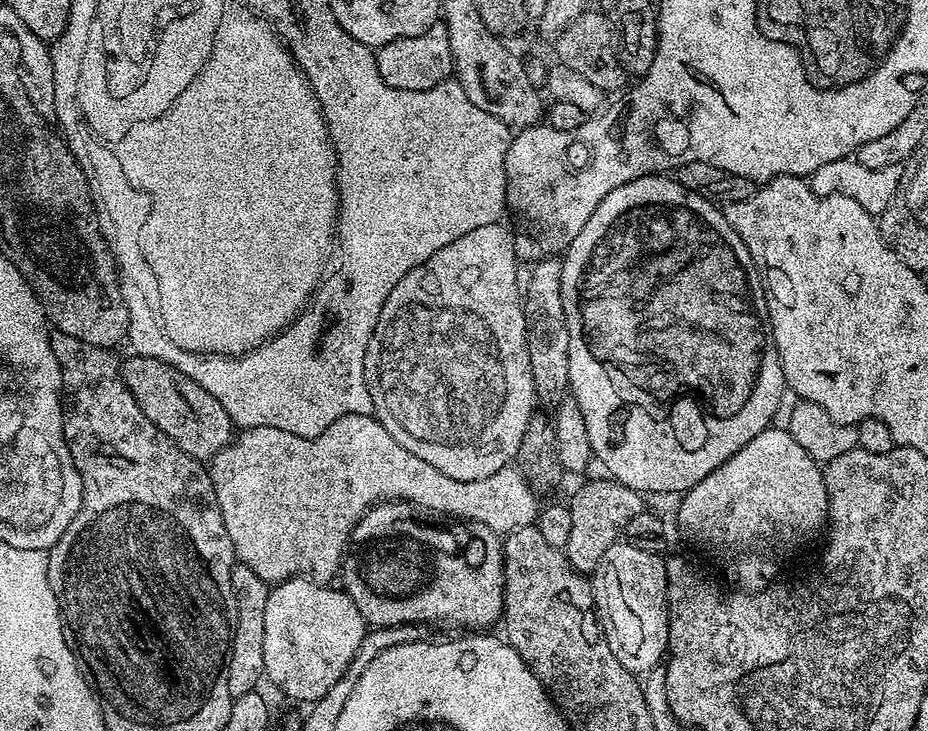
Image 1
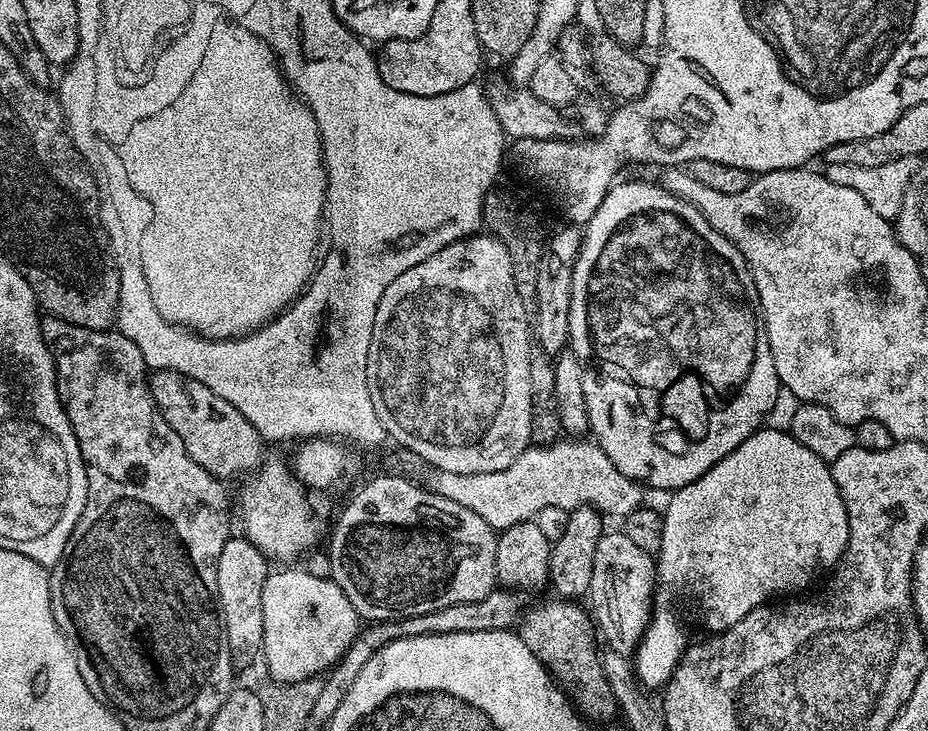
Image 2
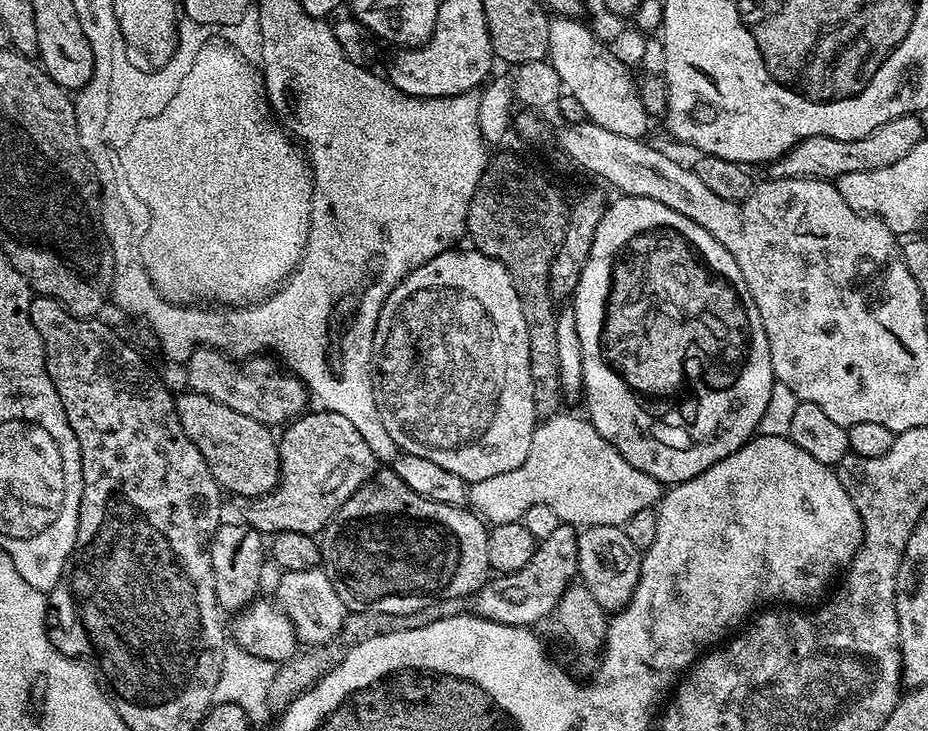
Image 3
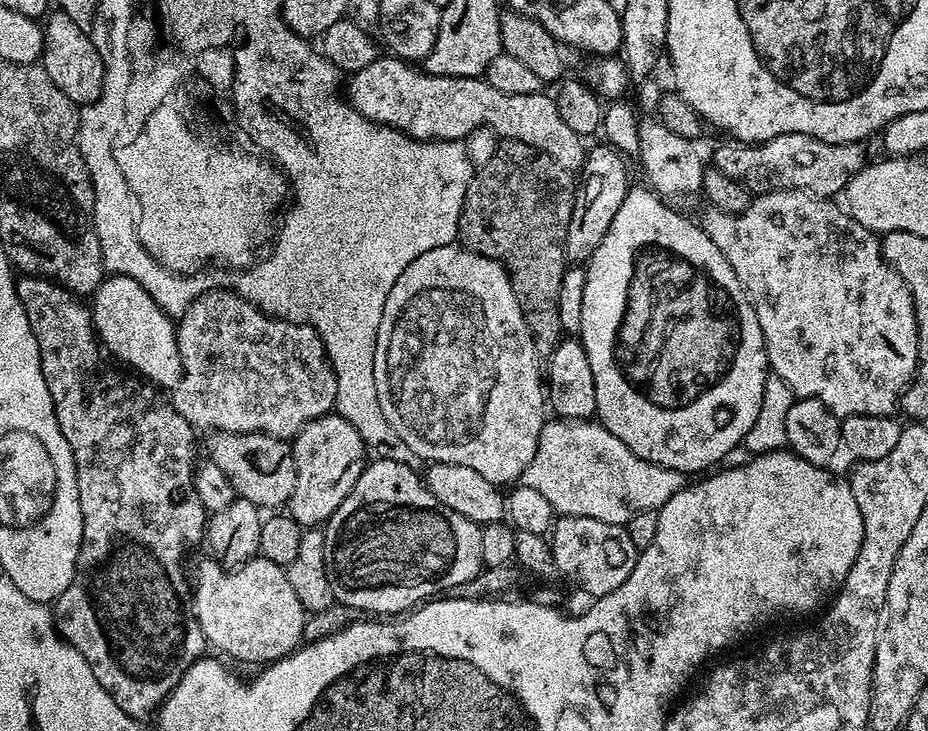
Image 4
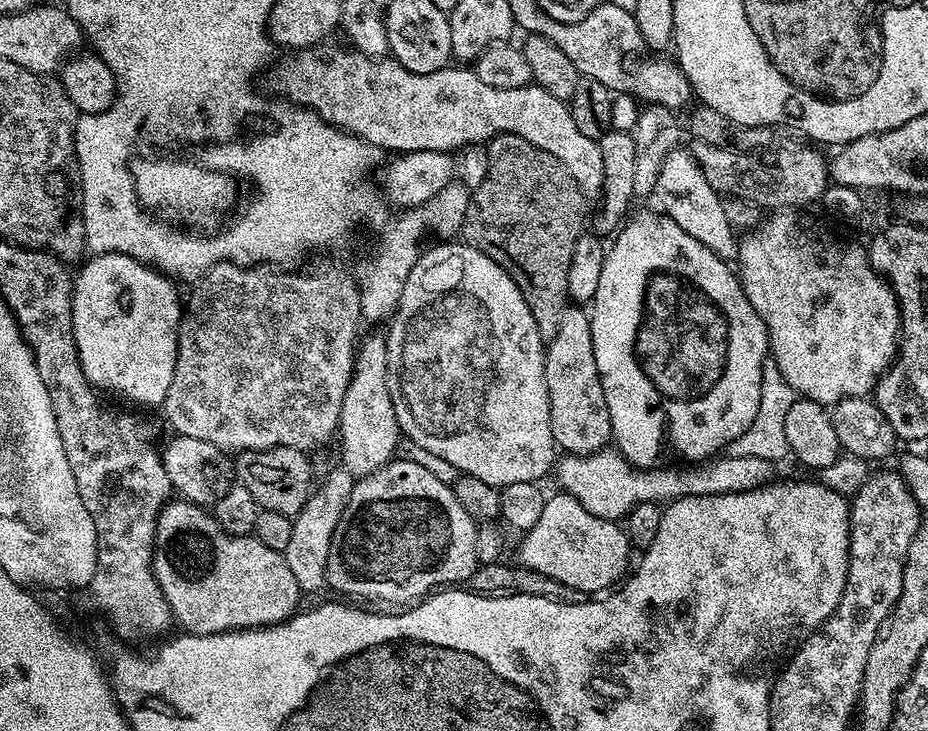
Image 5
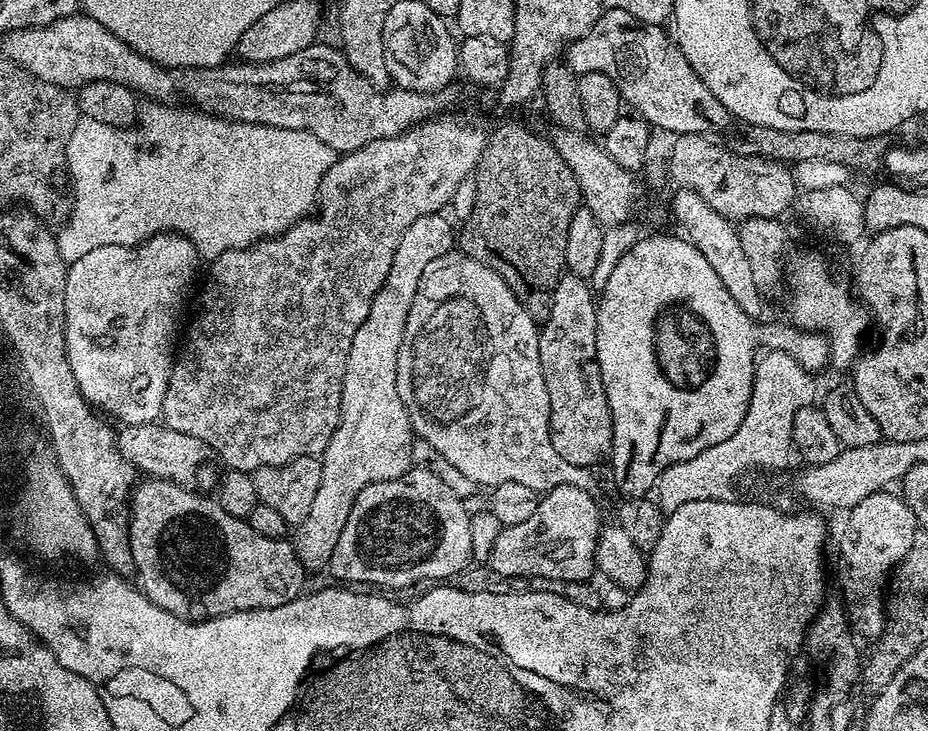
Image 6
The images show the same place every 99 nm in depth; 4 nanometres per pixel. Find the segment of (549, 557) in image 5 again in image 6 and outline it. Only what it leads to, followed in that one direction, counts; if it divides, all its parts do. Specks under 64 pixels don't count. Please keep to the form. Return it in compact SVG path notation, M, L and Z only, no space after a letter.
M565 484L543 493L531 518L518 522L518 526L504 527L502 534L498 534L487 567L509 578L537 576L562 582L591 581L597 571L596 547L602 527L595 498L591 492Z

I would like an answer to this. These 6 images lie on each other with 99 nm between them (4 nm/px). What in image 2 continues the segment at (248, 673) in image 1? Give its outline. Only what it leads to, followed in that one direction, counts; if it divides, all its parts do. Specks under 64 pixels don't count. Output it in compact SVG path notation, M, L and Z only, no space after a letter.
M230 538L218 556L218 607L224 625L224 641L233 661L248 660L264 647L262 586L270 571L269 561L246 538Z

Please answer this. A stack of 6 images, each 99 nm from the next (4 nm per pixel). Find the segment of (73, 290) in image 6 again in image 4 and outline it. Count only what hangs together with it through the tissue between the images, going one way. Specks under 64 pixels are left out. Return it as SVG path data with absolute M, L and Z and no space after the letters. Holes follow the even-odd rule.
M109 275L90 300L92 327L99 343L133 373L161 390L171 390L182 378L182 358L178 354L176 324L160 309L158 302L134 282L134 278ZM108 348L109 349L108 349ZM112 352L113 353L112 353ZM124 363L124 364L123 364ZM129 364L129 365L128 365ZM141 372L141 373L140 373Z

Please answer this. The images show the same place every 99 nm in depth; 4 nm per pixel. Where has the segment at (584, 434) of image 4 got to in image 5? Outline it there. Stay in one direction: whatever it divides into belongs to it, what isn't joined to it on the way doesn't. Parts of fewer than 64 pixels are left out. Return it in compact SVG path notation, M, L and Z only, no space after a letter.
M601 450L589 456L561 455L554 465L554 476L560 479L559 487L578 498L578 502L582 502L582 506L586 506L590 514L620 522L631 508L639 504L671 502L681 500L683 496L734 494L760 488L777 479L776 468L777 465L766 458L727 454L703 466L635 468L619 451Z

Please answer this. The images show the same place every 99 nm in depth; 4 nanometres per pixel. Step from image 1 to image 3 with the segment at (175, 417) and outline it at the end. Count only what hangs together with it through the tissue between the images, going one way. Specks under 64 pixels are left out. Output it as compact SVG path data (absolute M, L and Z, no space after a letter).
M191 390L176 396L176 413L186 438L198 446L225 493L247 498L266 495L275 488L280 478L280 445L277 437L272 437L269 425L246 418L246 414L238 414L238 410L230 410L230 406L222 406L222 402Z

